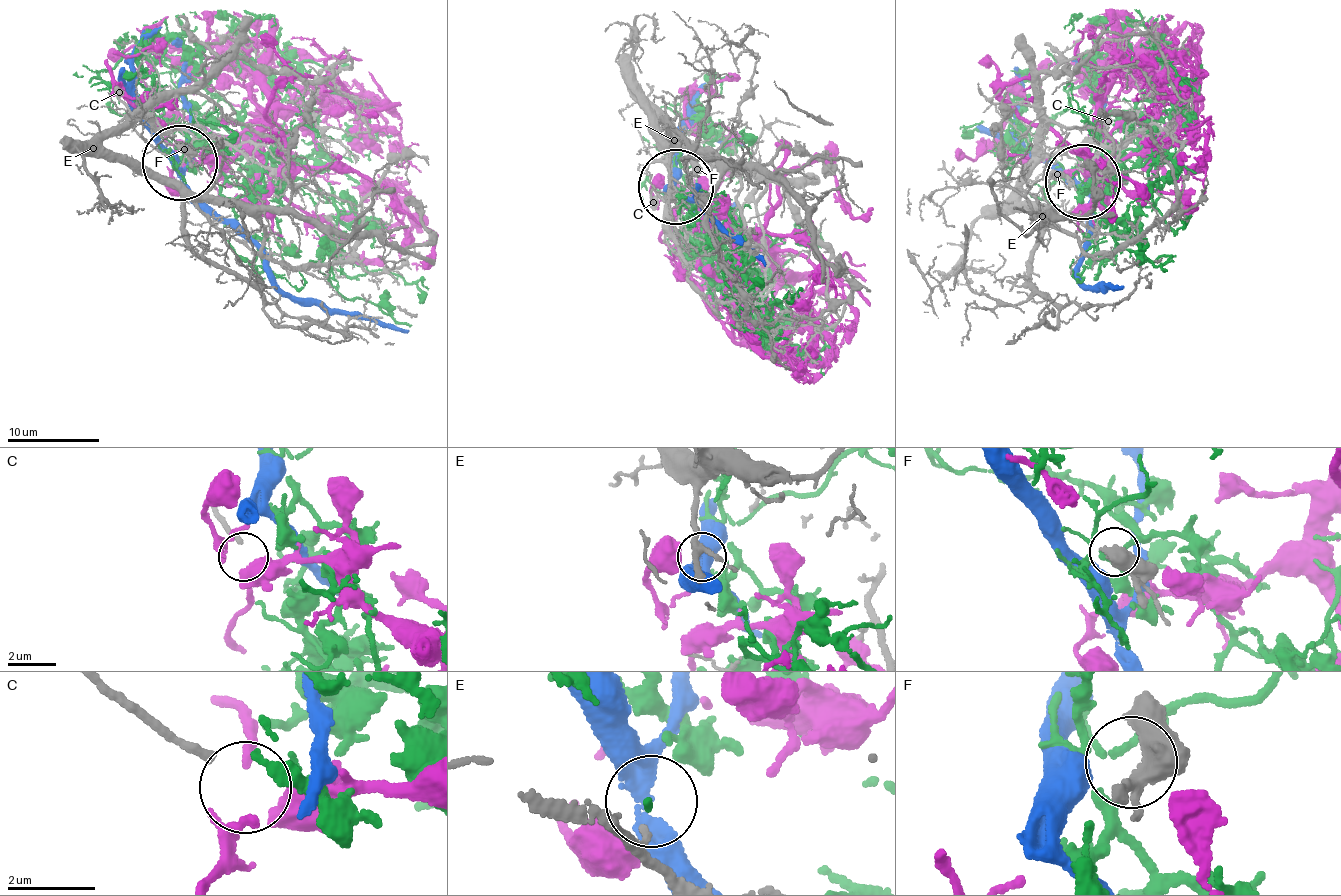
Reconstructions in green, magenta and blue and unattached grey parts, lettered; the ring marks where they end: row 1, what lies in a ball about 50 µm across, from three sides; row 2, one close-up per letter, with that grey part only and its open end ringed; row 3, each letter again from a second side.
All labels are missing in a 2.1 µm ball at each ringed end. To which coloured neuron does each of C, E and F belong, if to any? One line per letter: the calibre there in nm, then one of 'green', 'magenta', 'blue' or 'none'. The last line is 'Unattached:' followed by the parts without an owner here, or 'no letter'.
C: calibre 190 nm; none
E: calibre 100 nm; none
F: calibre 500 nm; green
Unattached: C, E

